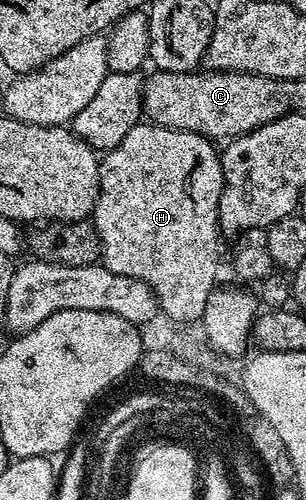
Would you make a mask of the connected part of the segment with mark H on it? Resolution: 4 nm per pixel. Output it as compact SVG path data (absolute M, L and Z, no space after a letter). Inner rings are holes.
M151 122L134 125L119 146L103 153L100 160L100 193L90 222L96 227L100 239L104 267L150 285L159 311L165 312L170 319L180 324L188 324L191 320L200 322L206 300L218 284L216 271L220 268L220 199L223 189L224 171L218 148L209 137Z

